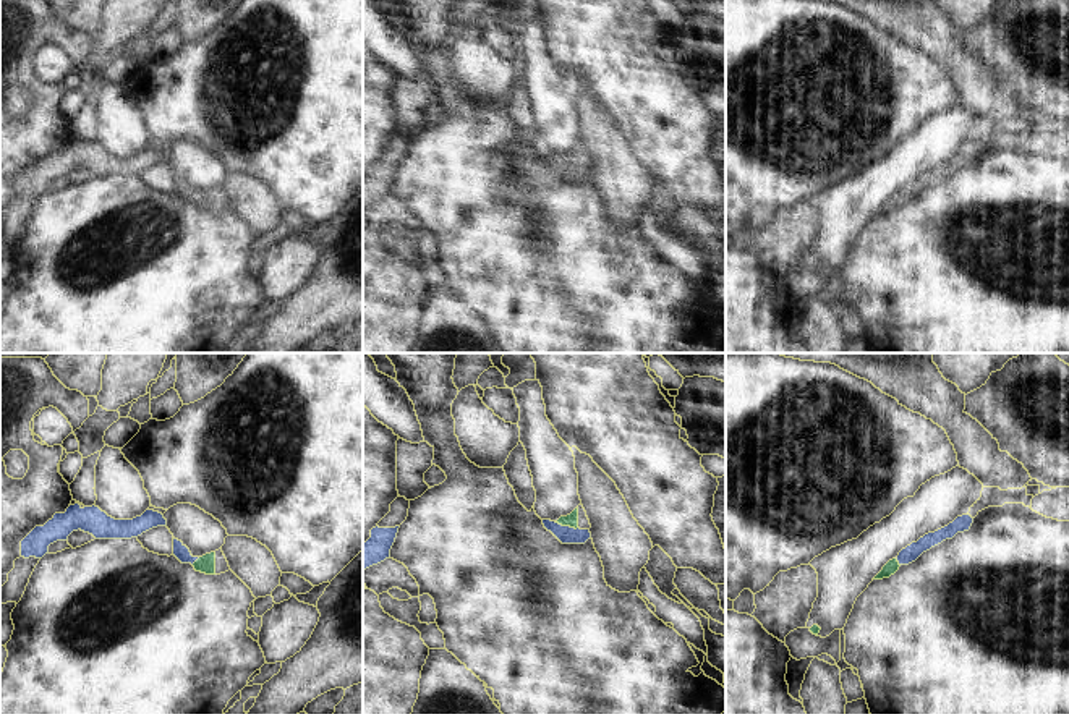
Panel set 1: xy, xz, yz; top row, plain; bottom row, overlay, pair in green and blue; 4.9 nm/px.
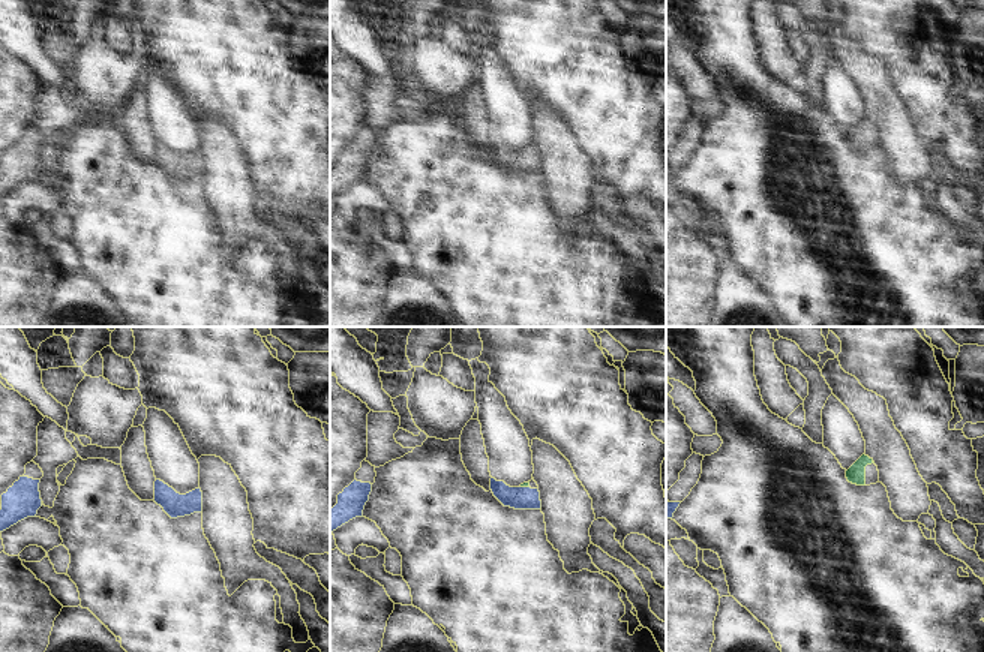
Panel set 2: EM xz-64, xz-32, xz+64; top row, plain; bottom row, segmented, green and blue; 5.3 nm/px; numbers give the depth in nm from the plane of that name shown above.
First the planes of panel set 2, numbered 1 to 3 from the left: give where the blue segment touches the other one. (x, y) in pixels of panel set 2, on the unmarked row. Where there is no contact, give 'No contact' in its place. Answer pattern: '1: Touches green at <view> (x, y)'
1: No contact
2: Touches green at xz-32 (525, 150)
3: No contact

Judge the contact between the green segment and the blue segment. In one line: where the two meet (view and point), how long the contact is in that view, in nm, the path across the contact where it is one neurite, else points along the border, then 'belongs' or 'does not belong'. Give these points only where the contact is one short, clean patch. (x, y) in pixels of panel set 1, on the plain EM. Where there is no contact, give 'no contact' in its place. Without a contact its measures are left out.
contact xz (566, 162); length 120 nm; way xz (570, 157), (566, 162), (566, 172); belongs

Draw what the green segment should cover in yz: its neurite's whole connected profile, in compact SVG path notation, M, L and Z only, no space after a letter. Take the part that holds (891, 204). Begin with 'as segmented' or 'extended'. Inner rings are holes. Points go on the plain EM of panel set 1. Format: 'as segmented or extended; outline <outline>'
extended; outline M970 152L957 154L952 160L948 164L928 170L923 175L920 175L917 180L912 180L905 186L899 189L899 193L892 198L889 198L883 207L873 215L873 217L883 217L894 212L901 202L909 202L915 199L923 189L930 188L931 185L941 181L946 176L952 176L957 170L969 168L973 160L973 155Z

